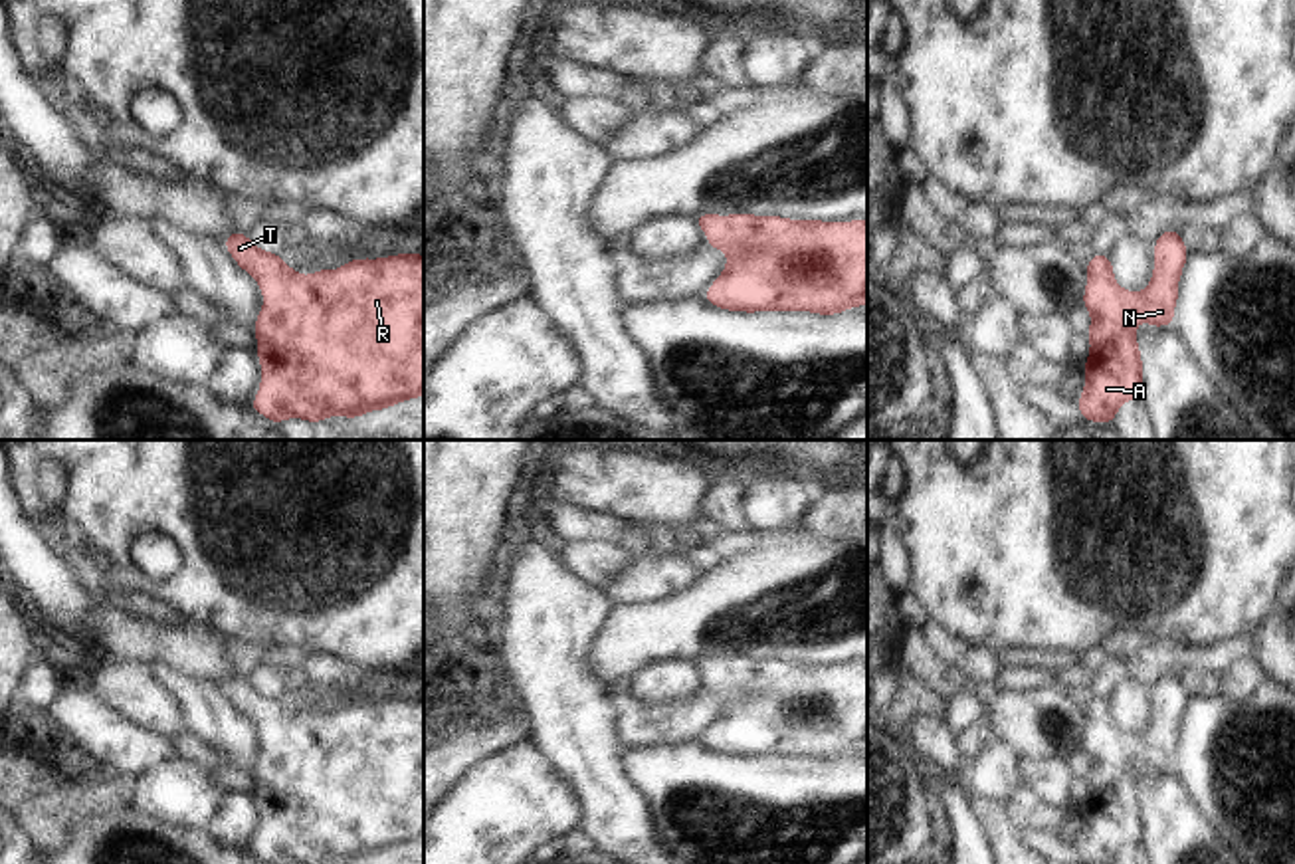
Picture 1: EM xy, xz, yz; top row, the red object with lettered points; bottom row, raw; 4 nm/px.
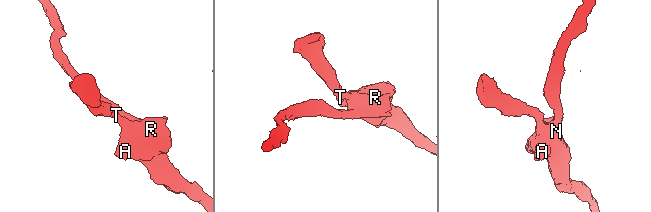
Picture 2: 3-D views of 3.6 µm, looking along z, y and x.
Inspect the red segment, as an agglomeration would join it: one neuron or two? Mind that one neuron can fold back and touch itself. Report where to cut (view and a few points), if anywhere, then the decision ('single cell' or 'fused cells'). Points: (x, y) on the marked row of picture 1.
no cut; single cell

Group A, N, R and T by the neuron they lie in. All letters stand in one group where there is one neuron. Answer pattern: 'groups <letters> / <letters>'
groups A N R T

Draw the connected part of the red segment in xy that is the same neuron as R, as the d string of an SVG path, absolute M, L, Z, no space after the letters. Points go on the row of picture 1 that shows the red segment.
M248 234L224 240L236 264L261 287L263 307L253 323L261 384L249 408L273 424L329 416L358 418L424 396L424 256L360 258L309 277L289 268L277 252L251 244Z

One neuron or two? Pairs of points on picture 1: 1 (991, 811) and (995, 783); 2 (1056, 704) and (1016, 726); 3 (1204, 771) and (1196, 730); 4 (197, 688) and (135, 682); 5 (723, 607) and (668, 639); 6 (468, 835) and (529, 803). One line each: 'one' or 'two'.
1: two
2: one
3: one
4: two
5: one
6: one

